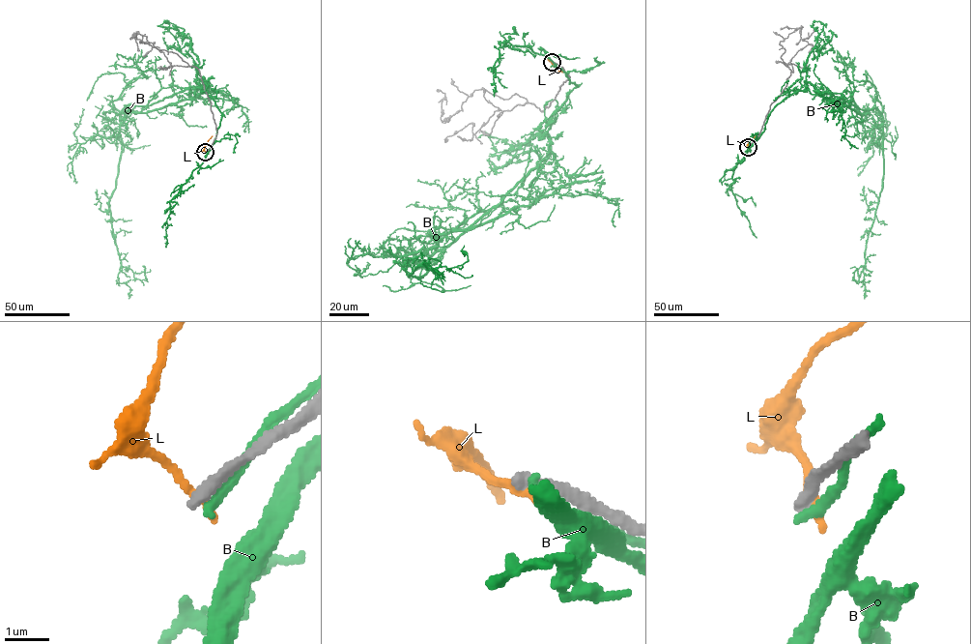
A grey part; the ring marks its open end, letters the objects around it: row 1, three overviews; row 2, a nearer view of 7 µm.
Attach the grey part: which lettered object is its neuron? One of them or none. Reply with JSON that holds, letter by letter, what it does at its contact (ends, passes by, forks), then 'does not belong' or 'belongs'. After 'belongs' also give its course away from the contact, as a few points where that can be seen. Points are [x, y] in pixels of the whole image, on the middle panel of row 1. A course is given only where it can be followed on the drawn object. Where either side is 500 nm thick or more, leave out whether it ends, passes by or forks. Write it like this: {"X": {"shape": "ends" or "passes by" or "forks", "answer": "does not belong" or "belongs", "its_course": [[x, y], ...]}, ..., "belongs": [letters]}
{"B": {"shape": "ends", "answer": "does not belong"}, "L": {"shape": "ends", "answer": "does not belong"}, "belongs": []}

